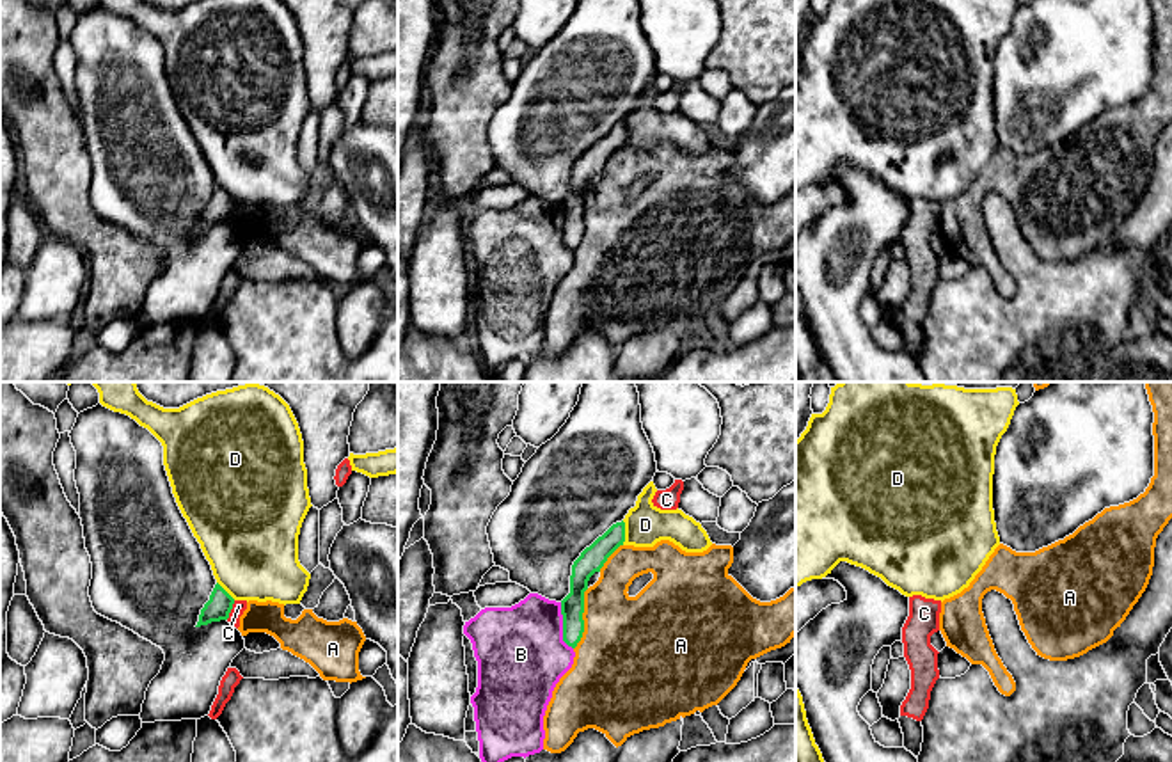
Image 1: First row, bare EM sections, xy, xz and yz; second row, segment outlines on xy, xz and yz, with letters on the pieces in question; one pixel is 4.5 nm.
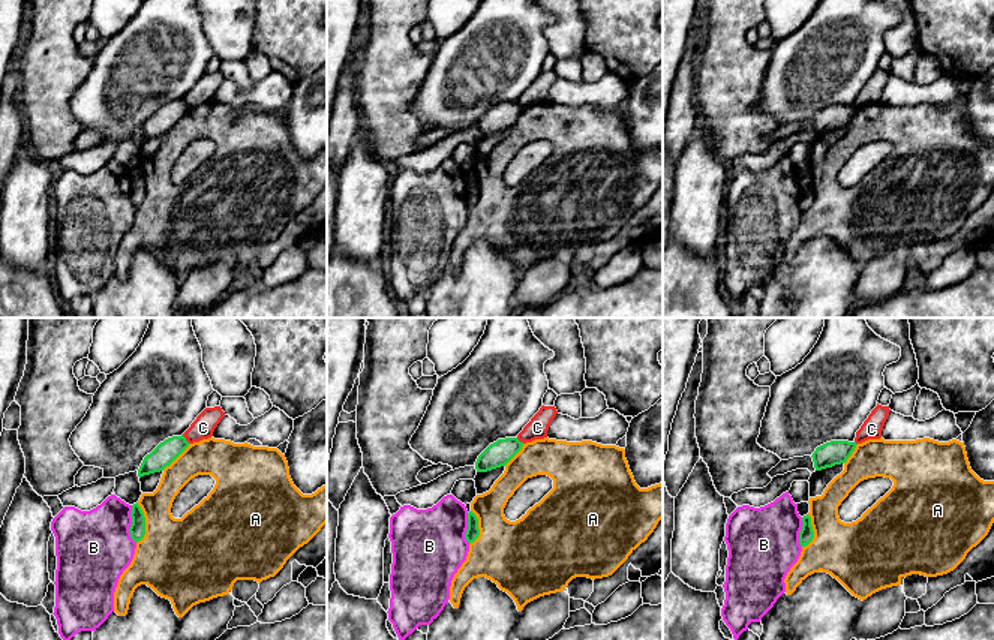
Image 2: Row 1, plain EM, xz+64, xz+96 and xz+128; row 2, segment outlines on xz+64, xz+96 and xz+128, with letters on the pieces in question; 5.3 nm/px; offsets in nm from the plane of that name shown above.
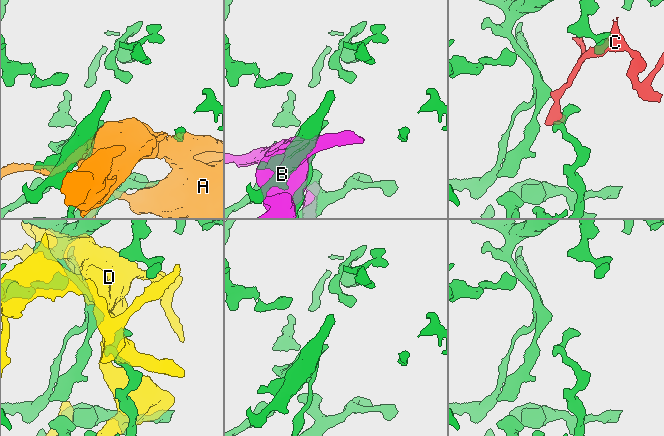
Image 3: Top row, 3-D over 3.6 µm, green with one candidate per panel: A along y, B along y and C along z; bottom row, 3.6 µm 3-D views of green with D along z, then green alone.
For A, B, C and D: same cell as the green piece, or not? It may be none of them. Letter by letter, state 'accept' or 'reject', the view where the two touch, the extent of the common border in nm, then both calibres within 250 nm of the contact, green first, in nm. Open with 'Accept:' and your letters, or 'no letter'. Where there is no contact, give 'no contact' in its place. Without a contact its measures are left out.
Accept: no letter
A: reject; contact in xz; length 280 nm; calibres 110 and 440 nm
B: reject; contact in xz; length 220 nm; calibres 110 and 400 nm
C: reject; contact in xy; length 100 nm; calibres 120 and 60 nm
D: reject; contact in xz; length 110 nm; calibres 110 and 190 nm

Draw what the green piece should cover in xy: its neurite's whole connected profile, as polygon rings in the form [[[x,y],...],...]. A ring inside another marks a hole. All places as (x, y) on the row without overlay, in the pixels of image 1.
[[[217,185],[210,202],[204,206],[195,229],[208,227],[211,224],[227,222],[233,211],[234,201]]]

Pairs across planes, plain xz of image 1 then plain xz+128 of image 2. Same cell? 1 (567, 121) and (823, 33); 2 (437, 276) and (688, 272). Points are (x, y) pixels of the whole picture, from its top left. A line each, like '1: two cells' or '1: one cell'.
1: one cell
2: two cells

